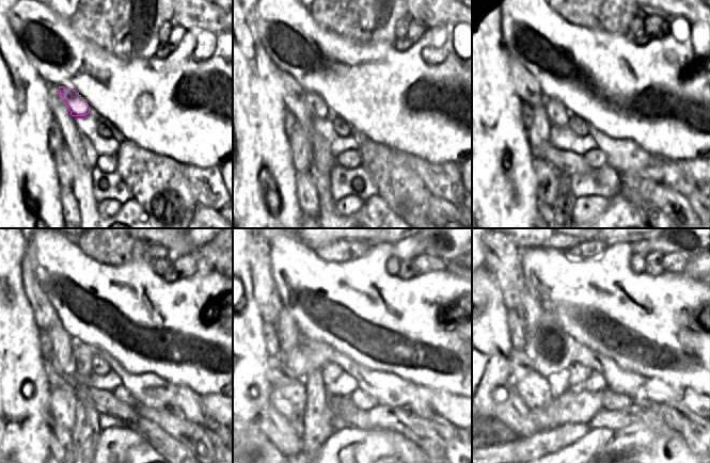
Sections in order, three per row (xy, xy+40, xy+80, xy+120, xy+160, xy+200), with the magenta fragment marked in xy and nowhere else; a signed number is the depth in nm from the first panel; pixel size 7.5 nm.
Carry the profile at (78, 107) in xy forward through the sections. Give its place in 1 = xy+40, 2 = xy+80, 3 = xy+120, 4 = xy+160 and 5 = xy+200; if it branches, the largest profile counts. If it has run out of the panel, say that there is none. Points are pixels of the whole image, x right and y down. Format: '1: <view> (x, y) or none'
1: xy+40 (318, 109)
2: xy+80 (559, 115)
3: xy+120 (82, 353)
4: xy+160 (318, 421)
5: xy+200 (558, 382)

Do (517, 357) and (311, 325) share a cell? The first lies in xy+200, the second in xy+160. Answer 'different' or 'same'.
different

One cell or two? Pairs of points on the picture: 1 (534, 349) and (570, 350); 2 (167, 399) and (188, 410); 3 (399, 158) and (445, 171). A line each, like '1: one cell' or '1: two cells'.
1: one cell
2: one cell
3: one cell

